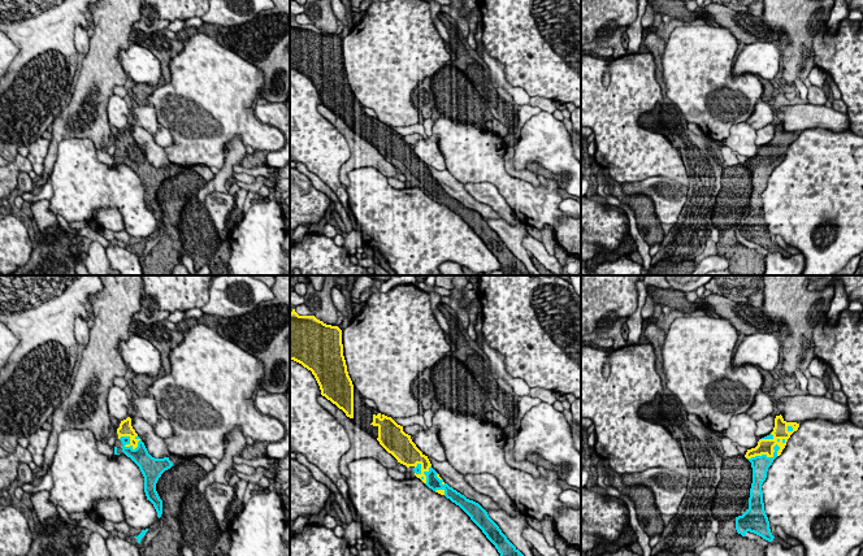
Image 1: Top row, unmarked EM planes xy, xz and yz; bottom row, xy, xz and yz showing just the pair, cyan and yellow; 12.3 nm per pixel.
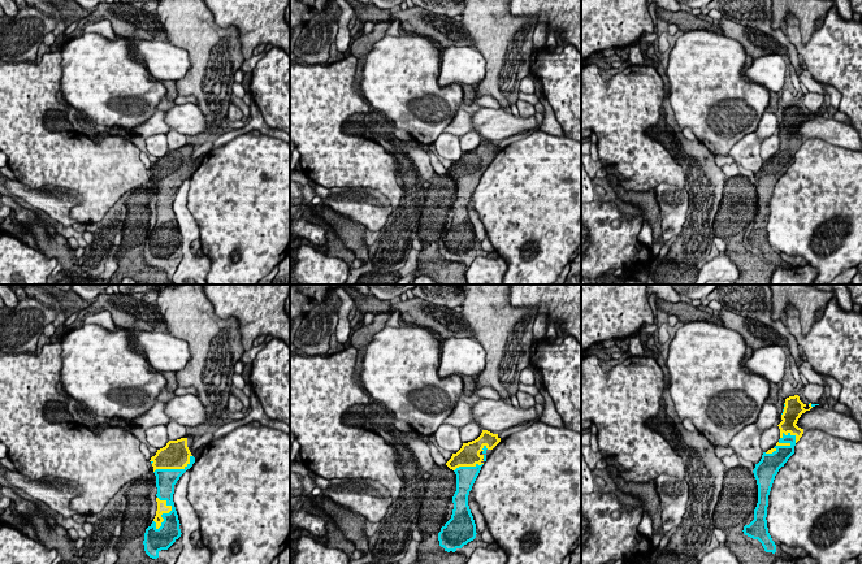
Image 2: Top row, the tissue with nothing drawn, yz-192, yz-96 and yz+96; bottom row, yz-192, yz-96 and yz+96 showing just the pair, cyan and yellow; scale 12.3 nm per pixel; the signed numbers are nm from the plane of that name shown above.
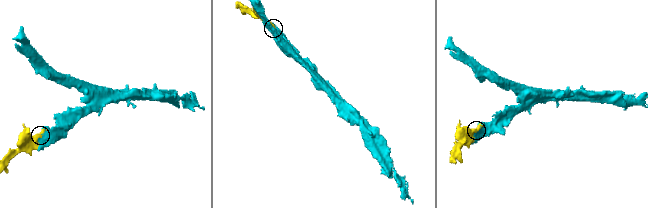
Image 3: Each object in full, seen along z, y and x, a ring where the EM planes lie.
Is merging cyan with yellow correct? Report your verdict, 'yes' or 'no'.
yes

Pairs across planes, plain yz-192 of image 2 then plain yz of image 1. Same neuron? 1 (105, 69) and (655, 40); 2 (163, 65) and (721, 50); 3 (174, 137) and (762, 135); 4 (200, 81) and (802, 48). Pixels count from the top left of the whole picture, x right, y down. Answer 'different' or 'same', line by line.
1: different
2: different
3: same
4: same

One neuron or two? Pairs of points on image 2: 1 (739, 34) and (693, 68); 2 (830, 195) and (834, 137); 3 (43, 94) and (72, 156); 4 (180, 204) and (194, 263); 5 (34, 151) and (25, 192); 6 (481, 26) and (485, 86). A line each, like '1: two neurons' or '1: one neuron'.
1: two neurons
2: two neurons
3: one neuron
4: one neuron
5: two neurons
6: one neuron

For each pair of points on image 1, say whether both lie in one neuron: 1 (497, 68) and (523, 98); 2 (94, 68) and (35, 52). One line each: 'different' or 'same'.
1: same
2: different

